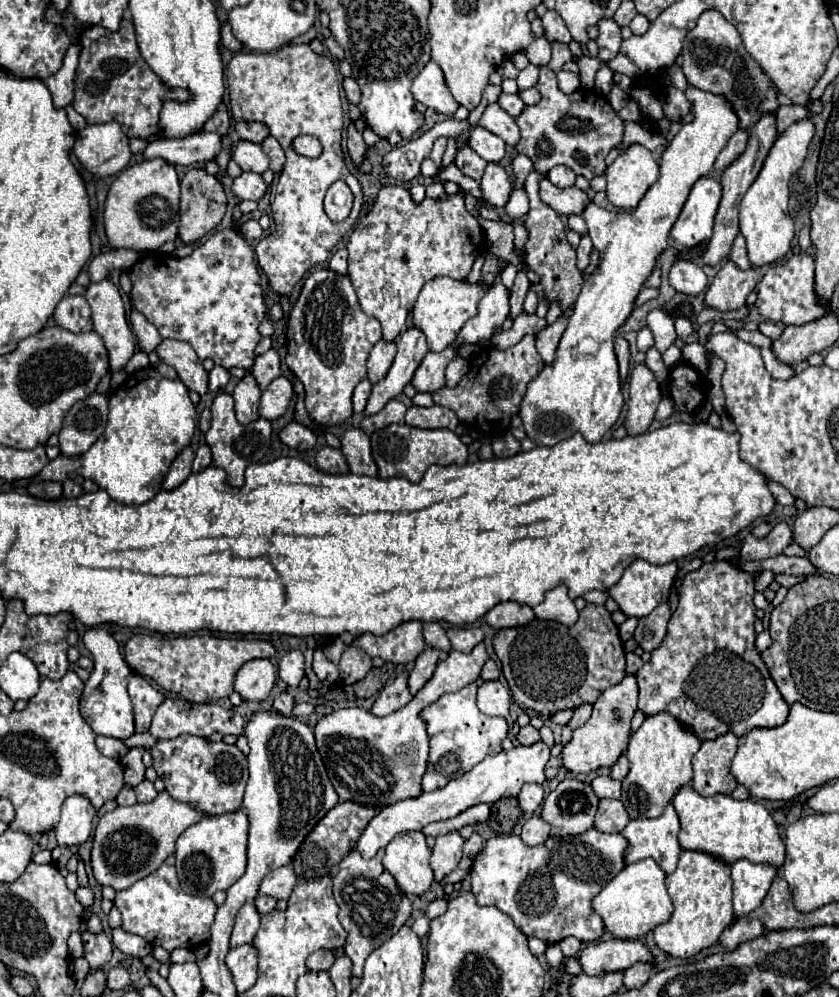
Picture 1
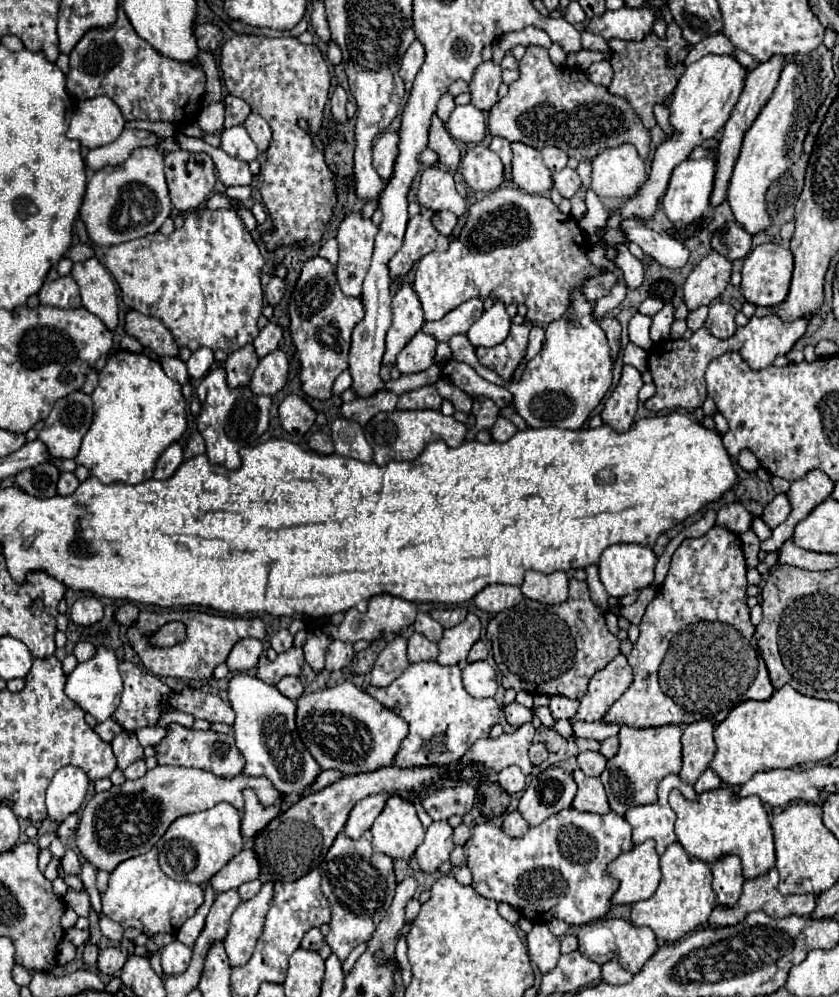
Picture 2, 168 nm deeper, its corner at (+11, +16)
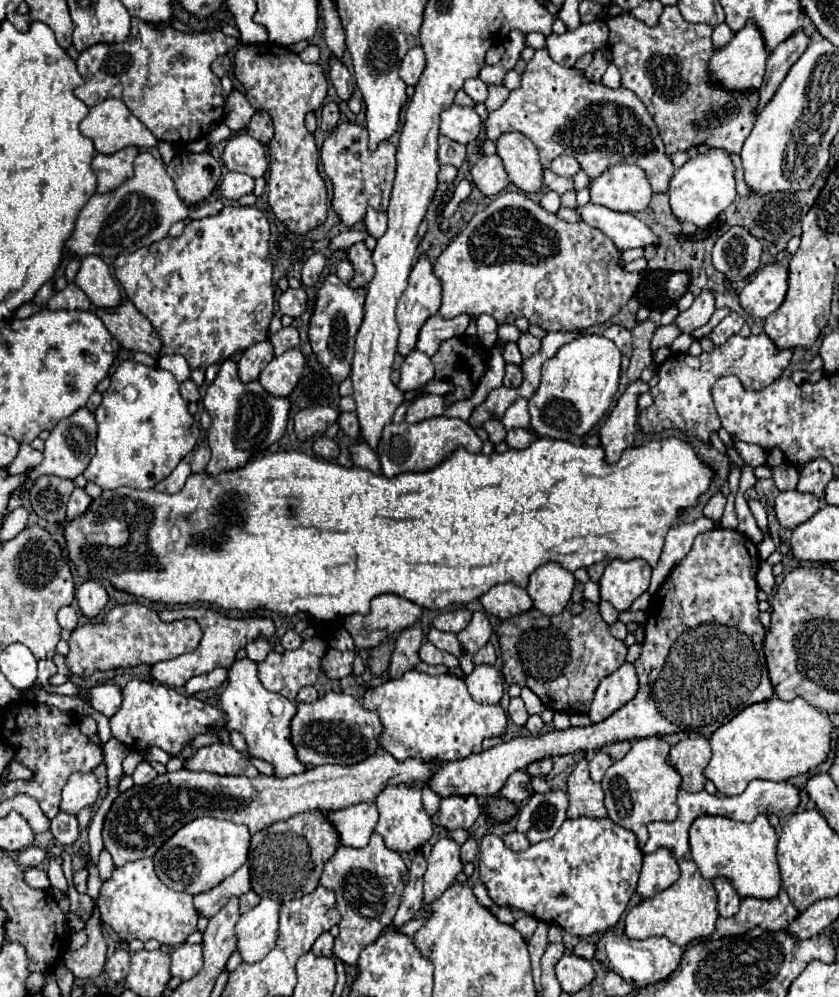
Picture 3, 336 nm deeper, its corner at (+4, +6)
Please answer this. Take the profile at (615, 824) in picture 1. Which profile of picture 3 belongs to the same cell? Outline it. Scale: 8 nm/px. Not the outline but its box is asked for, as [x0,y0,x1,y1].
[566,760,608,818]

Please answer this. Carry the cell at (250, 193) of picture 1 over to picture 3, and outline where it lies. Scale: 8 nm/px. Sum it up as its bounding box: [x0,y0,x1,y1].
[220,172,254,200]

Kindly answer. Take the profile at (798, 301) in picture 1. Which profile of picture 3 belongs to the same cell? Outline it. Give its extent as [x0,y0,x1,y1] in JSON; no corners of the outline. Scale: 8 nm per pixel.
[740,264,788,318]

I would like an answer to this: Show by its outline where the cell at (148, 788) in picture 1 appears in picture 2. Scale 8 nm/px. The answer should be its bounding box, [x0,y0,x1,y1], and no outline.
[125,760,147,780]

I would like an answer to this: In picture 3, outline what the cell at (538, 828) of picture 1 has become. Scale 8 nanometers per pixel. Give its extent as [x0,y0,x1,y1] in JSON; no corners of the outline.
[504,832,530,852]

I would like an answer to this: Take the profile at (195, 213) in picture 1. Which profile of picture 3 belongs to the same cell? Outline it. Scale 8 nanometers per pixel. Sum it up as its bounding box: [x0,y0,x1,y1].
[166,152,220,204]

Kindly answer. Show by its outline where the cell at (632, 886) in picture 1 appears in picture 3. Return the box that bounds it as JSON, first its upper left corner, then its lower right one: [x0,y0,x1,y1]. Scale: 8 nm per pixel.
[638,848,680,898]

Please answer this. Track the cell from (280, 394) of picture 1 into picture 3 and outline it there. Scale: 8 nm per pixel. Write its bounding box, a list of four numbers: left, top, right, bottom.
[258,348,304,396]

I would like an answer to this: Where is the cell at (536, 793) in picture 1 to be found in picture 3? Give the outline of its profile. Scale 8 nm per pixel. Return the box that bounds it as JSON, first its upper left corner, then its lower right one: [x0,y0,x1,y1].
[500,770,532,804]

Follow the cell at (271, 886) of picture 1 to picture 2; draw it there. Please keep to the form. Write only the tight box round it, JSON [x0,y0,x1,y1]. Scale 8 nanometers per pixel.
[211,848,261,892]

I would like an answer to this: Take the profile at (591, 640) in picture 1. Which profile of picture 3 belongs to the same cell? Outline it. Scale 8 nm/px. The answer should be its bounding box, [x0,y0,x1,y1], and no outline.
[496,582,626,714]

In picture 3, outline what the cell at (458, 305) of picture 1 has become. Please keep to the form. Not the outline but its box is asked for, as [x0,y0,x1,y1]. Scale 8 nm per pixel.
[434,192,642,332]

